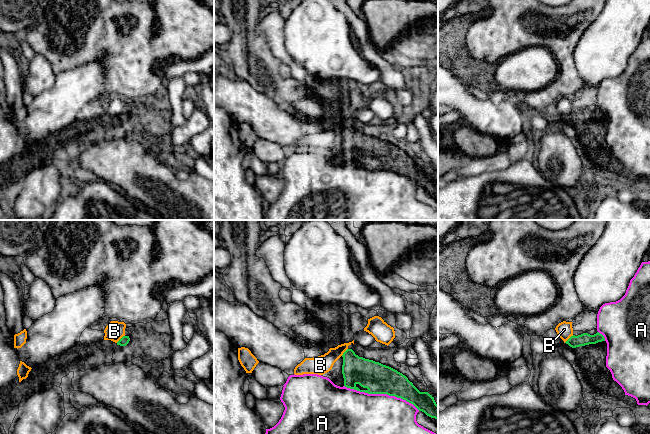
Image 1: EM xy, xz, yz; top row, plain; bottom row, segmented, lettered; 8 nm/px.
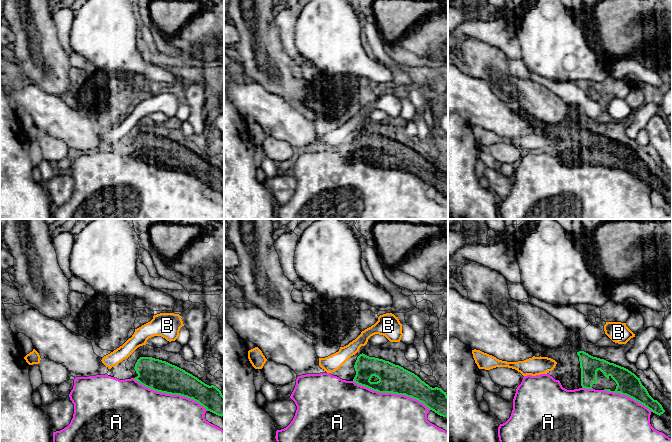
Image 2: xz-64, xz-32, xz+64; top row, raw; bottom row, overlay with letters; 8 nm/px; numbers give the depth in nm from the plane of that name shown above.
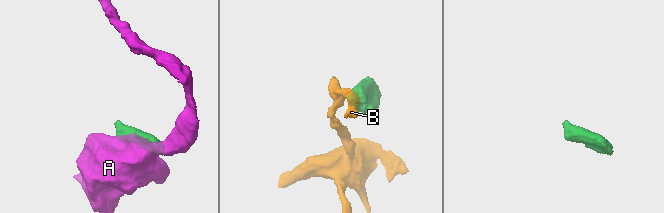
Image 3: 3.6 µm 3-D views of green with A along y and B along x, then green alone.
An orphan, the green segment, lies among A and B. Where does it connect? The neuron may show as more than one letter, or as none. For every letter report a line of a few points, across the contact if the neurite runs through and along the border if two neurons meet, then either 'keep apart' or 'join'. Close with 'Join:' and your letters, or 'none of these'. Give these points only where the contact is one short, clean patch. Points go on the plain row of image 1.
A: keep apart
B: yz (573, 111), (564, 118) | keep apart
Join: none of these

